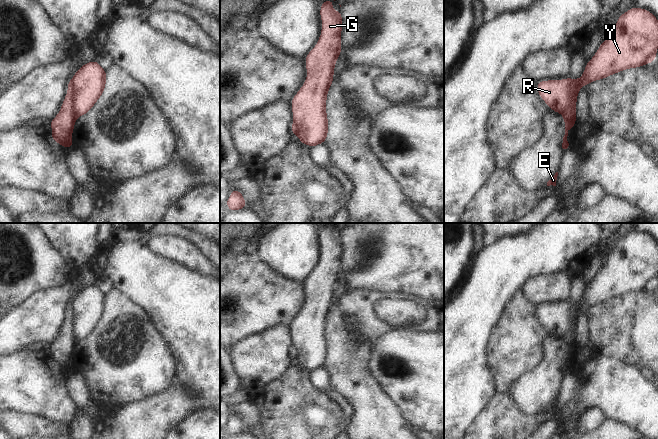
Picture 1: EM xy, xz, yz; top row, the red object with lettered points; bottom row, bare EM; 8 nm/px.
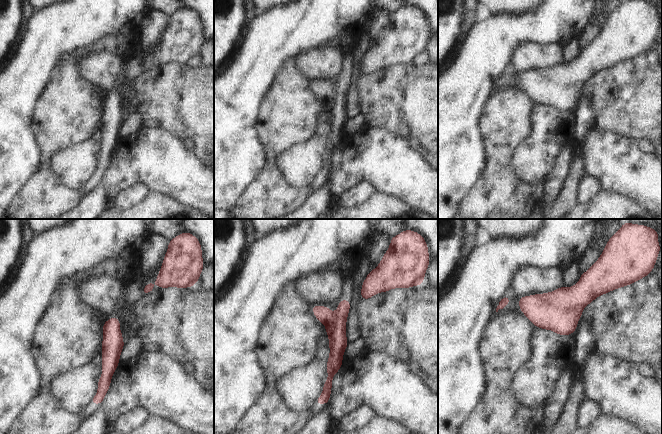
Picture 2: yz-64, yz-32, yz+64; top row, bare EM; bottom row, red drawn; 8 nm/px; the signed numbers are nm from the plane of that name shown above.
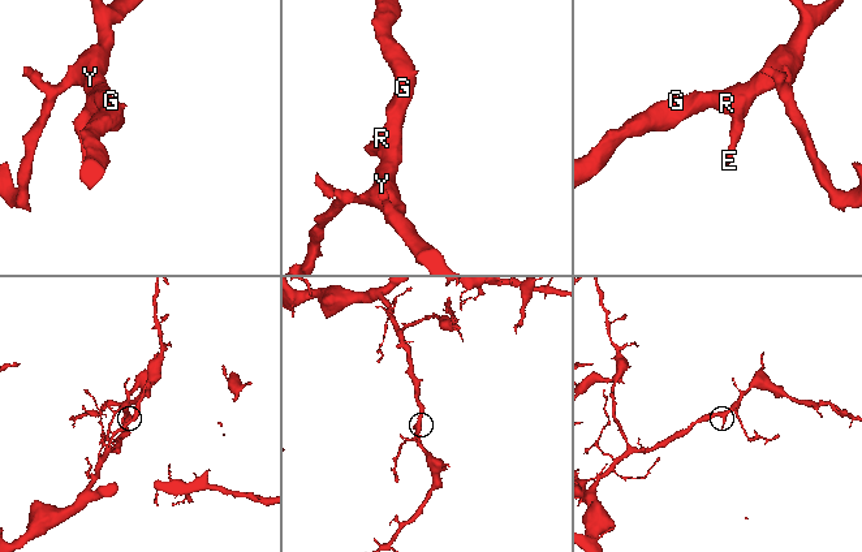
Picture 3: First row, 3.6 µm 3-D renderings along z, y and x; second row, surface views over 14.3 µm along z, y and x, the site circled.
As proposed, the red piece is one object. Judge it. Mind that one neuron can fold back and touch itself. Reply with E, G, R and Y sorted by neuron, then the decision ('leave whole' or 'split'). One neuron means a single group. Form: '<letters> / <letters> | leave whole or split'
E / G R Y | split

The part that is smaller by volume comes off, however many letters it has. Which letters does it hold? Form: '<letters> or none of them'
E

